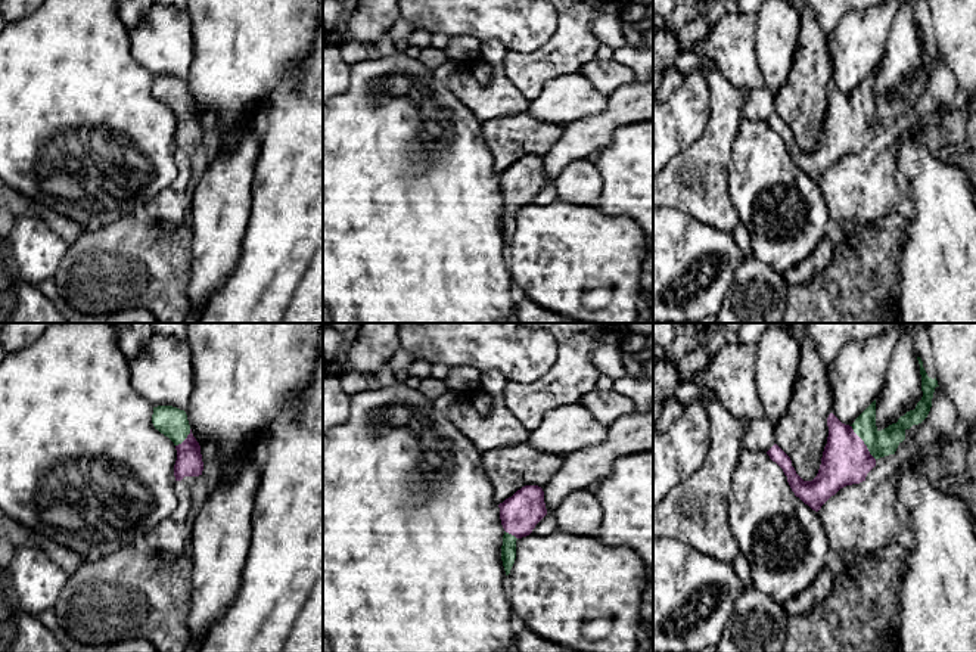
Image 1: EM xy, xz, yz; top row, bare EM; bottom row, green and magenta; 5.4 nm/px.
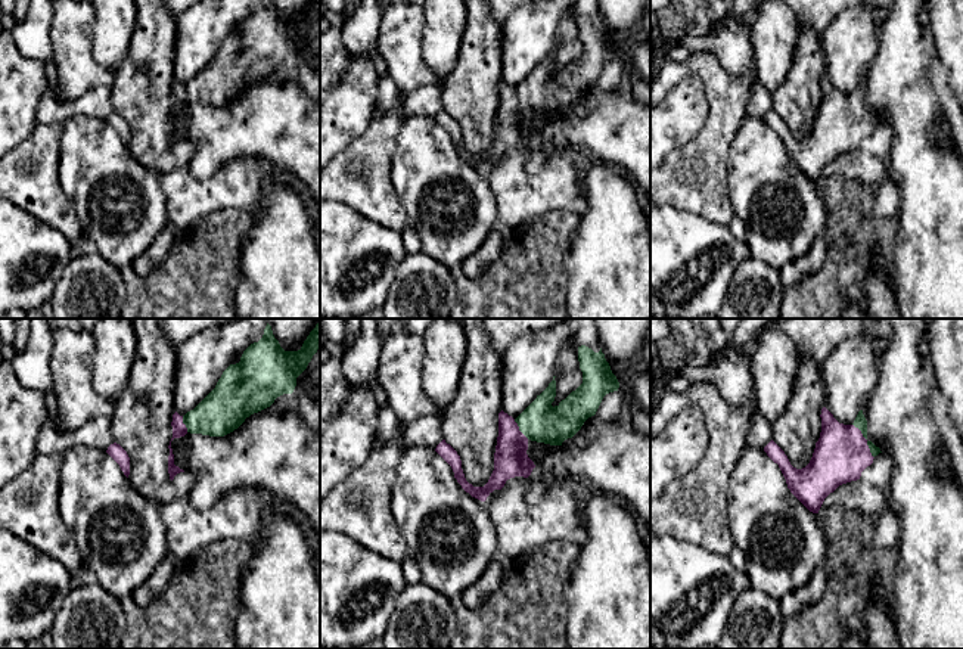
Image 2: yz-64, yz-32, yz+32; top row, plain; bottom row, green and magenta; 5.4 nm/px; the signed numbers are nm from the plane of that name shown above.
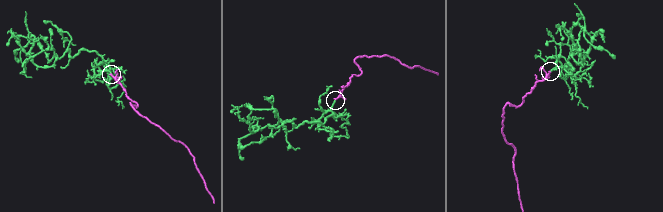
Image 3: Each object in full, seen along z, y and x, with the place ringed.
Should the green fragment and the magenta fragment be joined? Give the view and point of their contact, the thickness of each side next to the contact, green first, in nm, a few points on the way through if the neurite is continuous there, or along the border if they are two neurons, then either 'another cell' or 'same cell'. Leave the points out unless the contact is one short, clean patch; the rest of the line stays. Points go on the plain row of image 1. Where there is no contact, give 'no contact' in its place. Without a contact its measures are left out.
yz (864, 112) | 140/260 nm | across yz (882, 112), (864, 112), (846, 130) | same cell

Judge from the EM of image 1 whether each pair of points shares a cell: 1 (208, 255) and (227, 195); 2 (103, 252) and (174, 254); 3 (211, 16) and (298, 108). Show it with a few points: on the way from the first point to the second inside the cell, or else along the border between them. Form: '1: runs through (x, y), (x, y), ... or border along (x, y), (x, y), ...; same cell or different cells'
1: runs through (215, 241), (215, 223), (220, 210); same cell
2: runs through (121, 254), (157, 254); same cell
3: border along (301, 62), (301, 70), (273, 90), (266, 111); different cells

